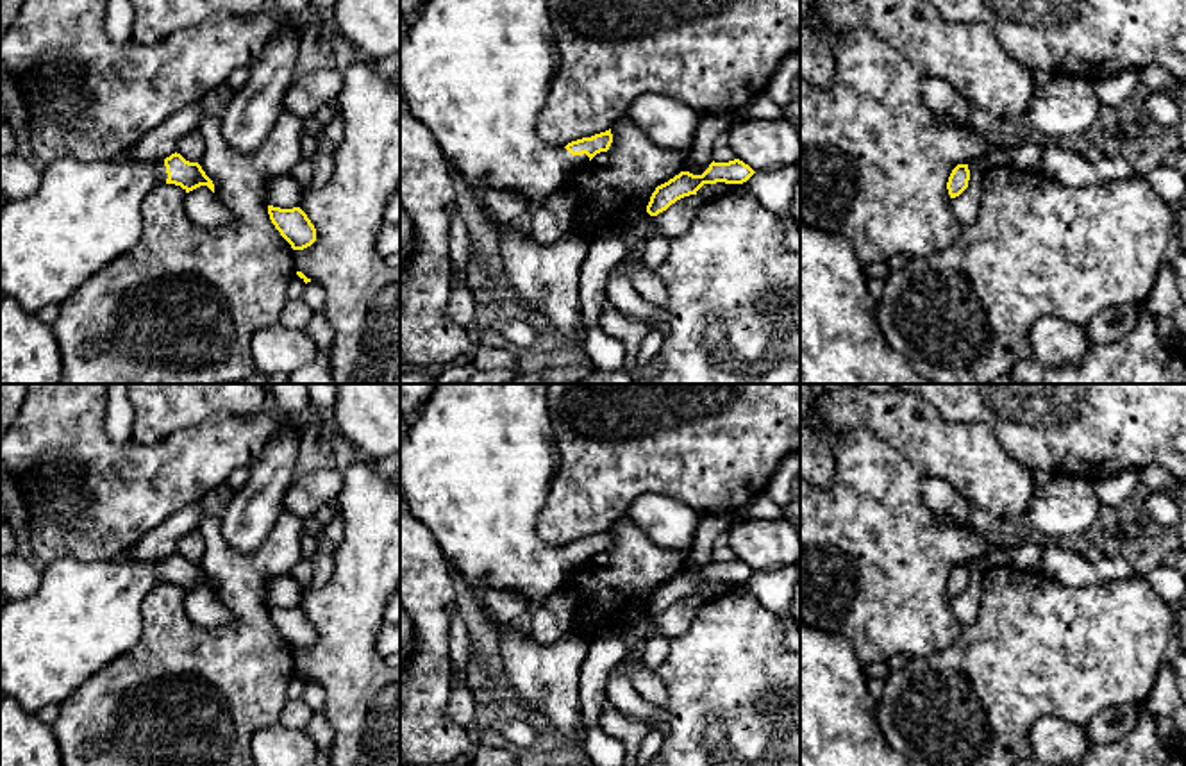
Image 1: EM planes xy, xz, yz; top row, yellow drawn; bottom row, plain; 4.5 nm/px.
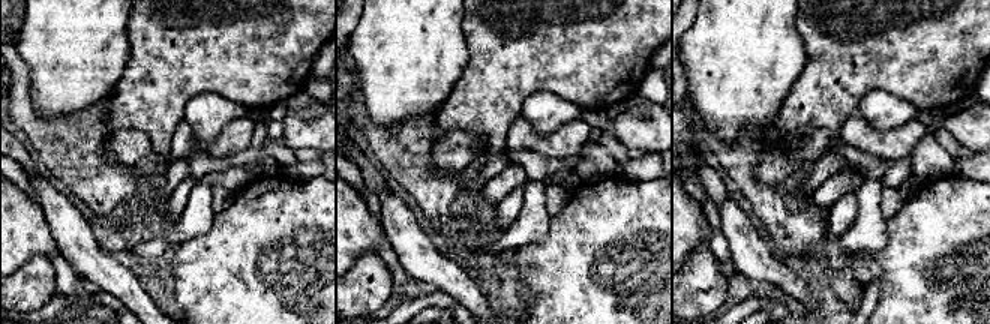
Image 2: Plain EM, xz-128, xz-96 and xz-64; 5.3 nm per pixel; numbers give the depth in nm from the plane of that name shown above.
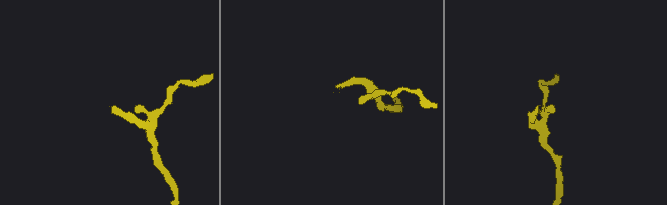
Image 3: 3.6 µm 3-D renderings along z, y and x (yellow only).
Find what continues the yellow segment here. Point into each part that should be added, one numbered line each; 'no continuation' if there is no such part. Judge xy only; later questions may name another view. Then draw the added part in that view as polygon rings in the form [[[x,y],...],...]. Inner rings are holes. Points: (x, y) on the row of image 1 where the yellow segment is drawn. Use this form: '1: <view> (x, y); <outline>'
1: xy (84, 215); [[[63,157],[41,170],[41,186],[23,200],[7,202],[0,211],[0,295],[13,298],[29,314],[48,304],[63,304],[86,279],[130,250],[141,237],[141,204],[159,184],[166,184],[164,161],[114,159],[82,162]]]

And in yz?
no continuation

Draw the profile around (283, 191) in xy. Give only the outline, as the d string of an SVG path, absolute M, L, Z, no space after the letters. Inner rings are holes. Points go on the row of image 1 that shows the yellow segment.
M280 175L266 182L264 196L268 205L293 209L300 204L302 187L291 175Z

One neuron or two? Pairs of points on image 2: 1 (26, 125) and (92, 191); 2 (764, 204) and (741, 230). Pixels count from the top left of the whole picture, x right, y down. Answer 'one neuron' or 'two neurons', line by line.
1: one neuron
2: two neurons

